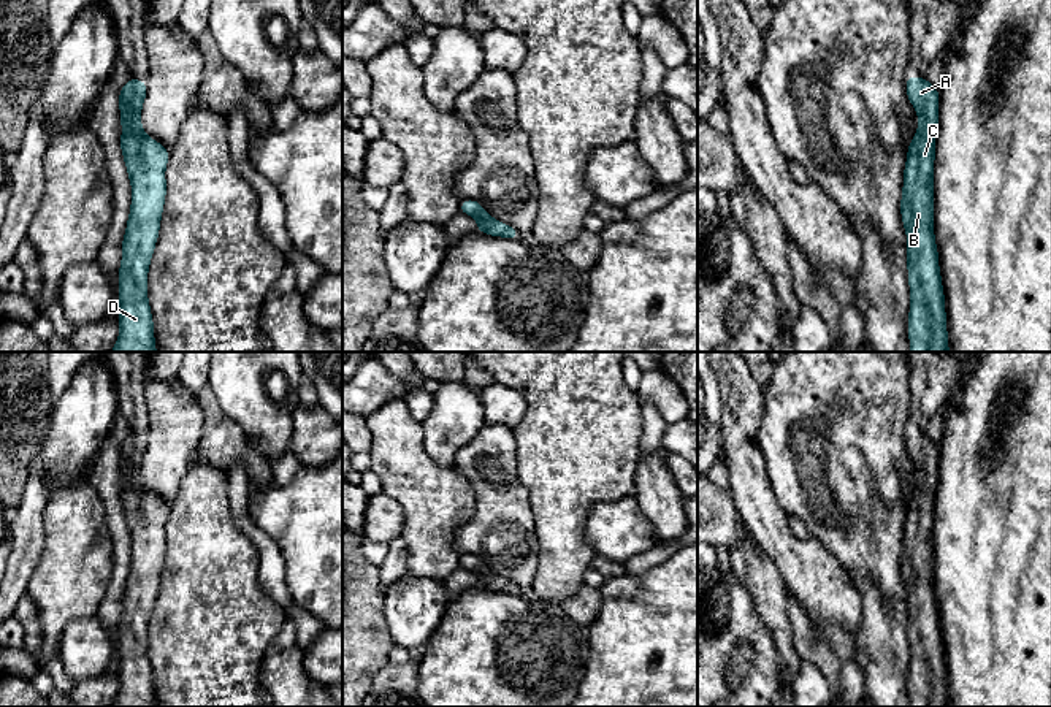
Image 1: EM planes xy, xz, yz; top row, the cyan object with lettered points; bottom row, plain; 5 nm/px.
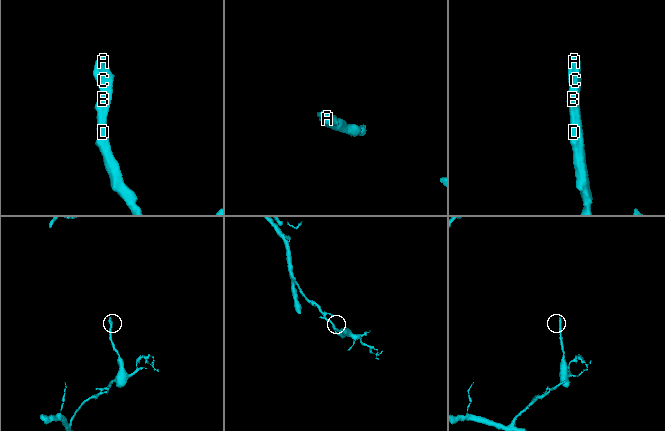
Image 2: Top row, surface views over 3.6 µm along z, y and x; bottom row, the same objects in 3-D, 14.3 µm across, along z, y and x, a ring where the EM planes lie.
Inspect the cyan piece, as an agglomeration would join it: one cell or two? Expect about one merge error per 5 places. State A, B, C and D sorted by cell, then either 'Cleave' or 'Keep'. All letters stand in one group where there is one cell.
Groups: A B C D. Keep

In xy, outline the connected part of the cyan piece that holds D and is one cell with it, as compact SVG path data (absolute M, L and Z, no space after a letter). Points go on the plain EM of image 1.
M130 433L119 445L120 506L132 539L119 634L120 690L111 707L157 707L147 655L147 626L160 587L166 550L168 504L141 482L147 436Z

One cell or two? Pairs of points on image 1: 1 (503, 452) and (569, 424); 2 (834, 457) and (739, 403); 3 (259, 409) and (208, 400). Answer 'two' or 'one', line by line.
1: two
2: two
3: two

